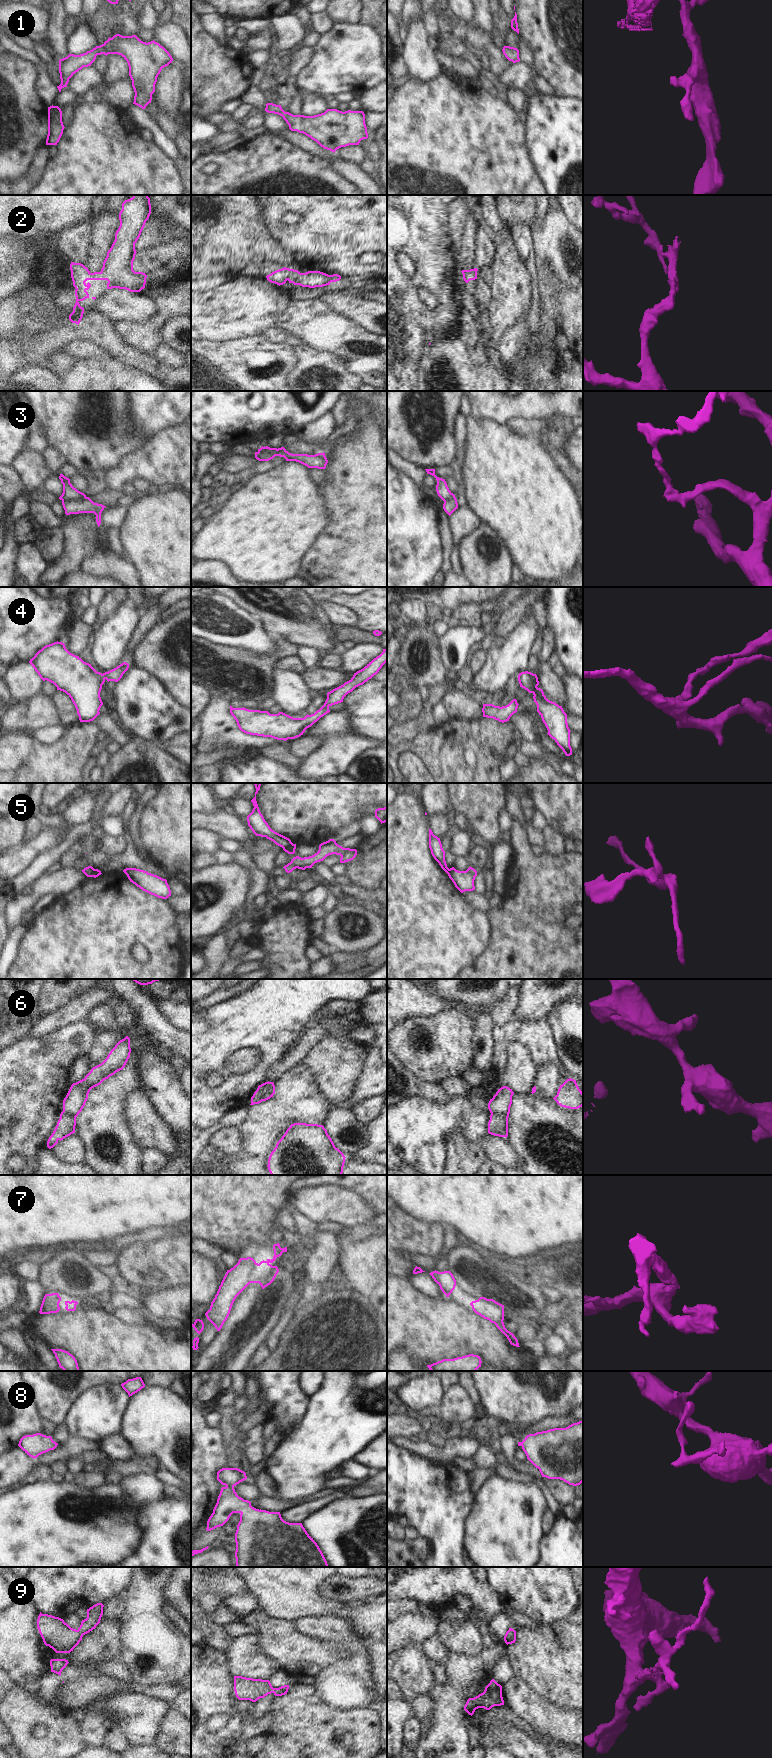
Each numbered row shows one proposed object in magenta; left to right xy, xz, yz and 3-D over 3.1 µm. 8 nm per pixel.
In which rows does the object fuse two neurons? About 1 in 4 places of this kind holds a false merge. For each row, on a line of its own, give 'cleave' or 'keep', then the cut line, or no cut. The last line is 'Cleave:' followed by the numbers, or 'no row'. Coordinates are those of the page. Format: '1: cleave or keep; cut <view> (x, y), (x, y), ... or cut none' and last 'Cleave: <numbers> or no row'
1: keep; cut none
2: keep; cut none
3: cleave; cut xy (86, 497), (62, 501)
4: keep; cut none
5: cleave; cut xz (292, 843), (283, 849)
6: cleave; cut xz (265, 1083), (262, 1100)
7: keep; cut none
8: keep; cut none
9: keep; cut none
Cleave: 3, 5, 6

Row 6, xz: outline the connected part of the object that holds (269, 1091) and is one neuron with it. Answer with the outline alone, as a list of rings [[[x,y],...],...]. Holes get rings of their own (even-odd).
[[[265,1082],[265,1085],[266,1087],[263,1091],[263,1101],[270,1099],[275,1094],[275,1085],[273,1082]]]

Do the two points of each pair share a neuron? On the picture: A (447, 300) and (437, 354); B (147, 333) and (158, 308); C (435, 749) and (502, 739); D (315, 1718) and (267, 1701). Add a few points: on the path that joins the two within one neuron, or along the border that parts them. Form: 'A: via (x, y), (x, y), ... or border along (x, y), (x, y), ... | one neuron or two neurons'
A: border along (455, 334), (449, 334), (431, 343) | two neurons
B: via (150, 327), (155, 322), (158, 314) | one neuron
C: via (452, 740), (462, 732), (485, 732) | one neuron
D: border along (277, 1696), (273, 1701), (273, 1709), (271, 1711) | two neurons

